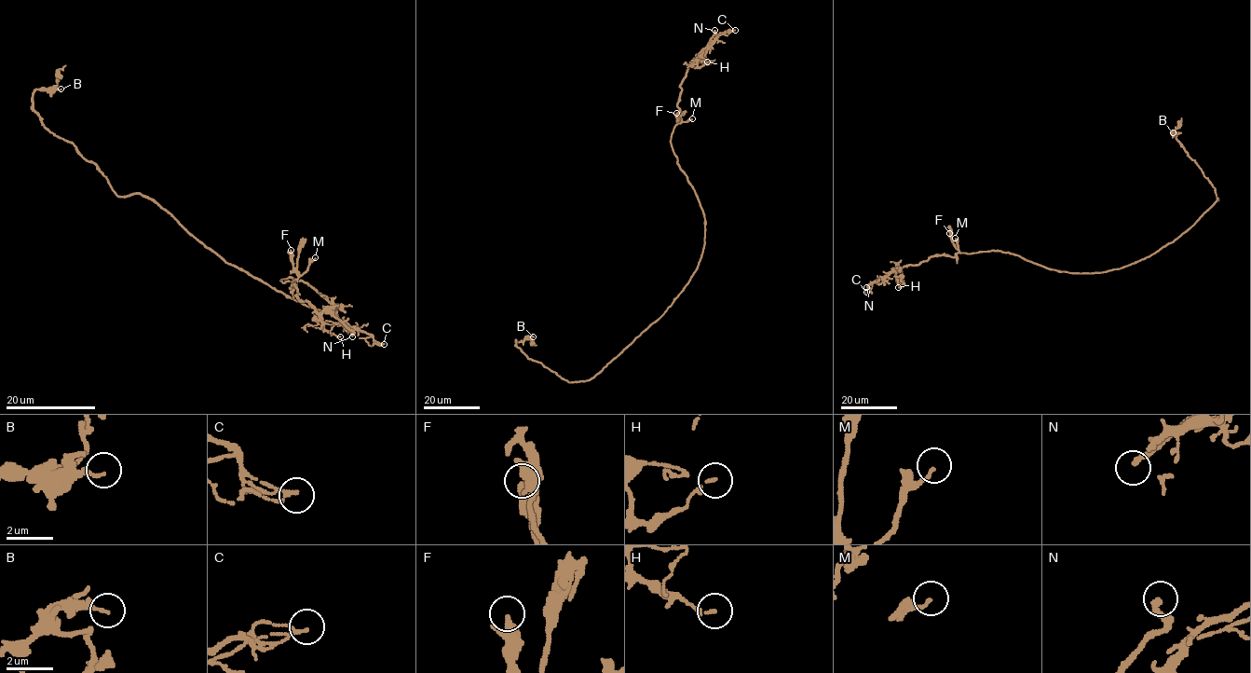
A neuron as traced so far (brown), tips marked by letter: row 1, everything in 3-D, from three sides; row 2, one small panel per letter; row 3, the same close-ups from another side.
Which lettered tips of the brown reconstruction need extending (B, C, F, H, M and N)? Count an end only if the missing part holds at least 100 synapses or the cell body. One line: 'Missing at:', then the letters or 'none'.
Missing at: N

